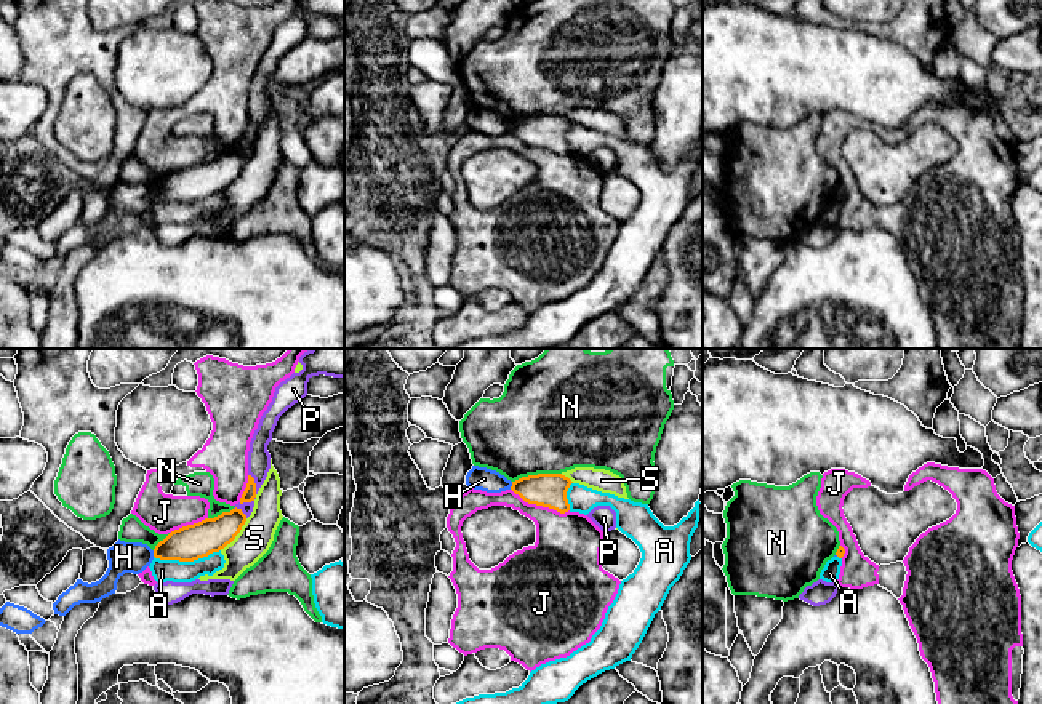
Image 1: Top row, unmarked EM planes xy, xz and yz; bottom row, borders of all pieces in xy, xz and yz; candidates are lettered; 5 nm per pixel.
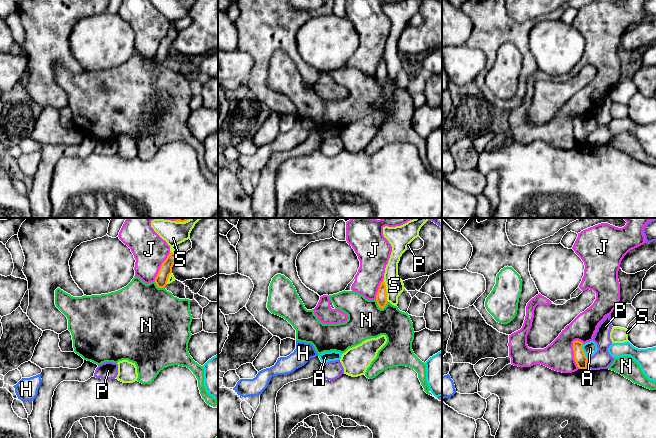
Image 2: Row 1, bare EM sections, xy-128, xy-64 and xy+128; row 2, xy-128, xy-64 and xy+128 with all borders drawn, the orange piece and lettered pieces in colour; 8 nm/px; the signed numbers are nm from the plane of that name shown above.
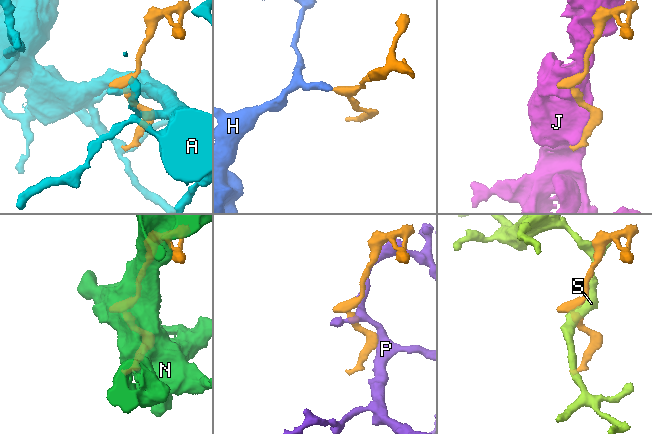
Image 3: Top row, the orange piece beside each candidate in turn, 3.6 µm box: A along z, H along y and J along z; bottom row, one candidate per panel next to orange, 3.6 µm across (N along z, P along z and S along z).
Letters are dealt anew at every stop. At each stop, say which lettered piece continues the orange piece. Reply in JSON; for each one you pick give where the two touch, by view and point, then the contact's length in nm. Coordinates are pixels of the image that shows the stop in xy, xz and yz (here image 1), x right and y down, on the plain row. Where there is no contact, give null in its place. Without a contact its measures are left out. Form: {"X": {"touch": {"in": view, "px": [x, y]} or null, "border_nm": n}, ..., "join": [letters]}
{"join": []}

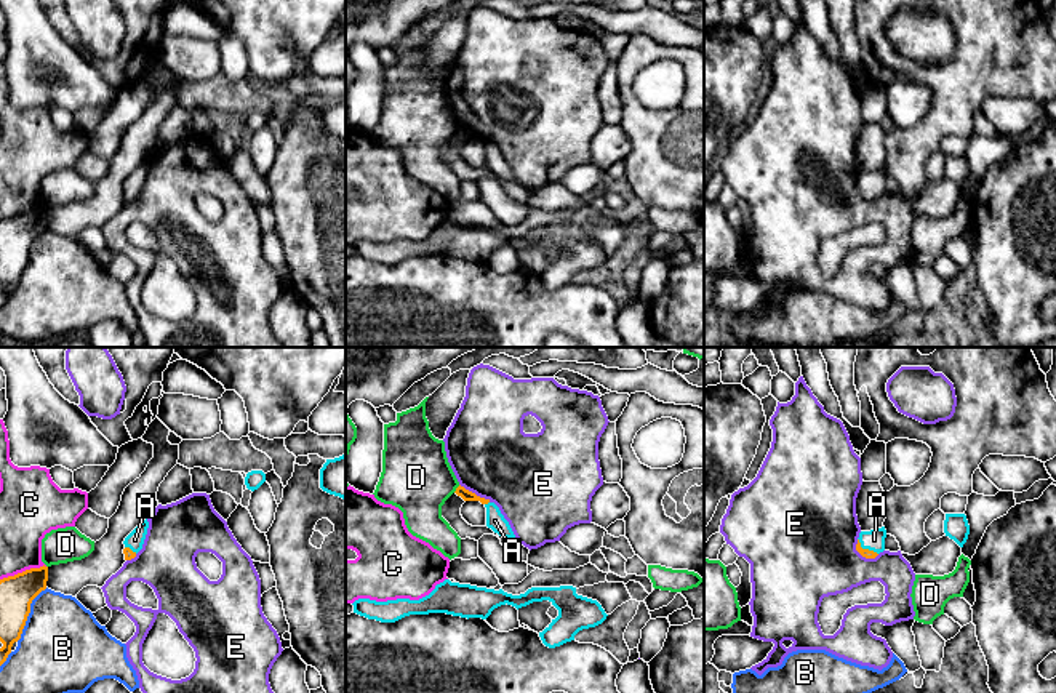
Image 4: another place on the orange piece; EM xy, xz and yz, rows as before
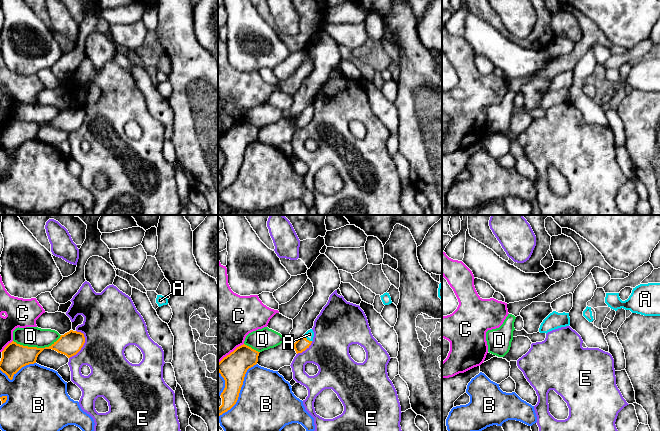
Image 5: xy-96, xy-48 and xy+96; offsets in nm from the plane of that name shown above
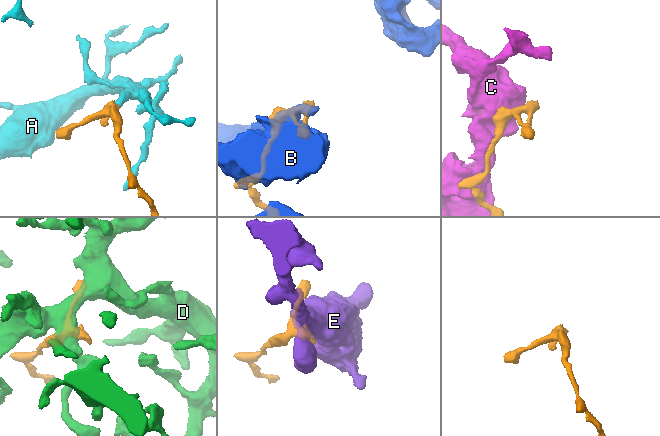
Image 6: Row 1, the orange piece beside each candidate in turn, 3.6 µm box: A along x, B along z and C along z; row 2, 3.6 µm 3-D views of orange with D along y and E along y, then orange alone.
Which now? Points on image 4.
{"A": {"touch": {"in": "yz", "px": [866, 191]}, "border_nm": 130}, "join": ["A"]}

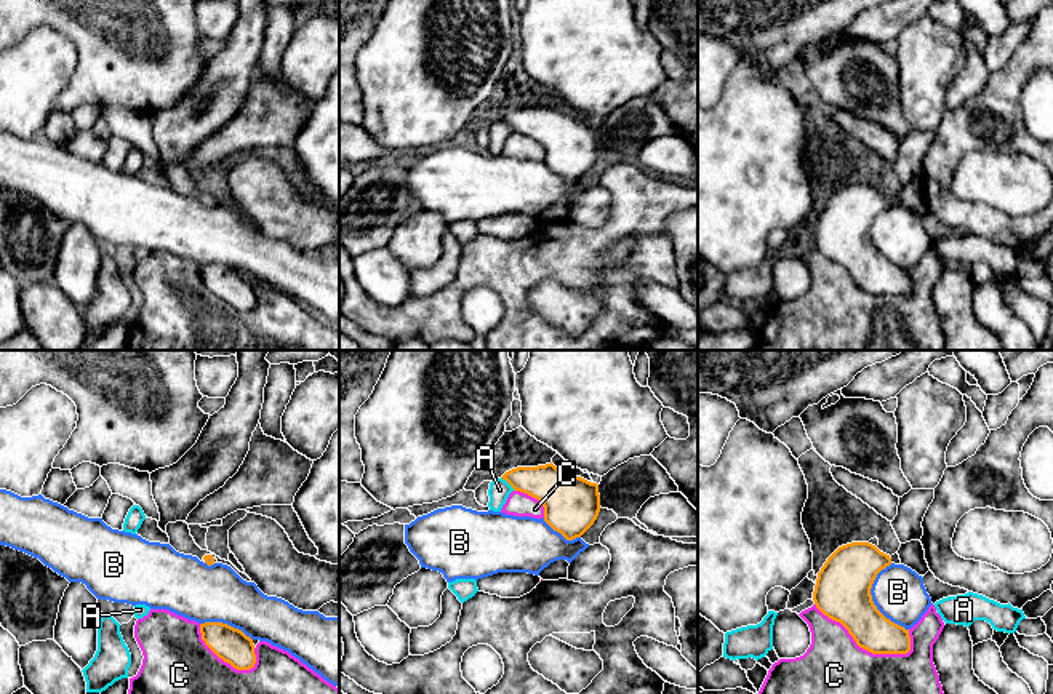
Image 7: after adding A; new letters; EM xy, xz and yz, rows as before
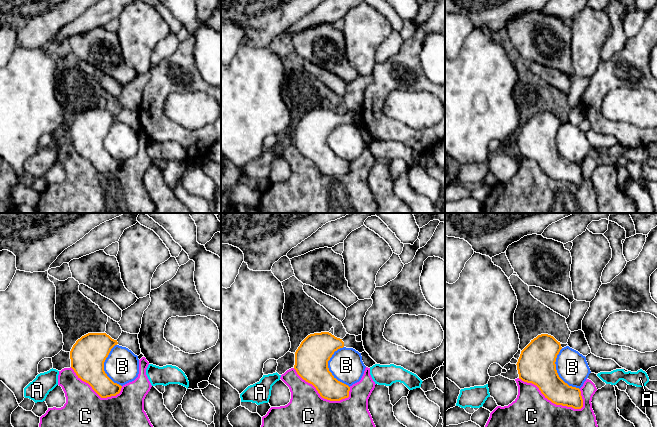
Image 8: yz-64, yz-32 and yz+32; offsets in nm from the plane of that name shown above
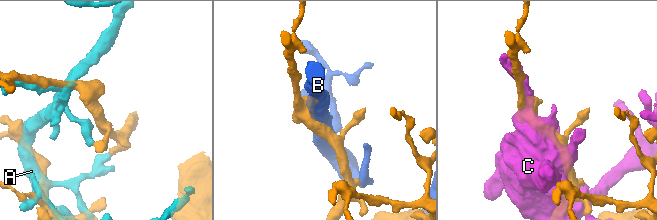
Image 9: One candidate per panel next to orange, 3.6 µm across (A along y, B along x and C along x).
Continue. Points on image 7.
{"join": []}

